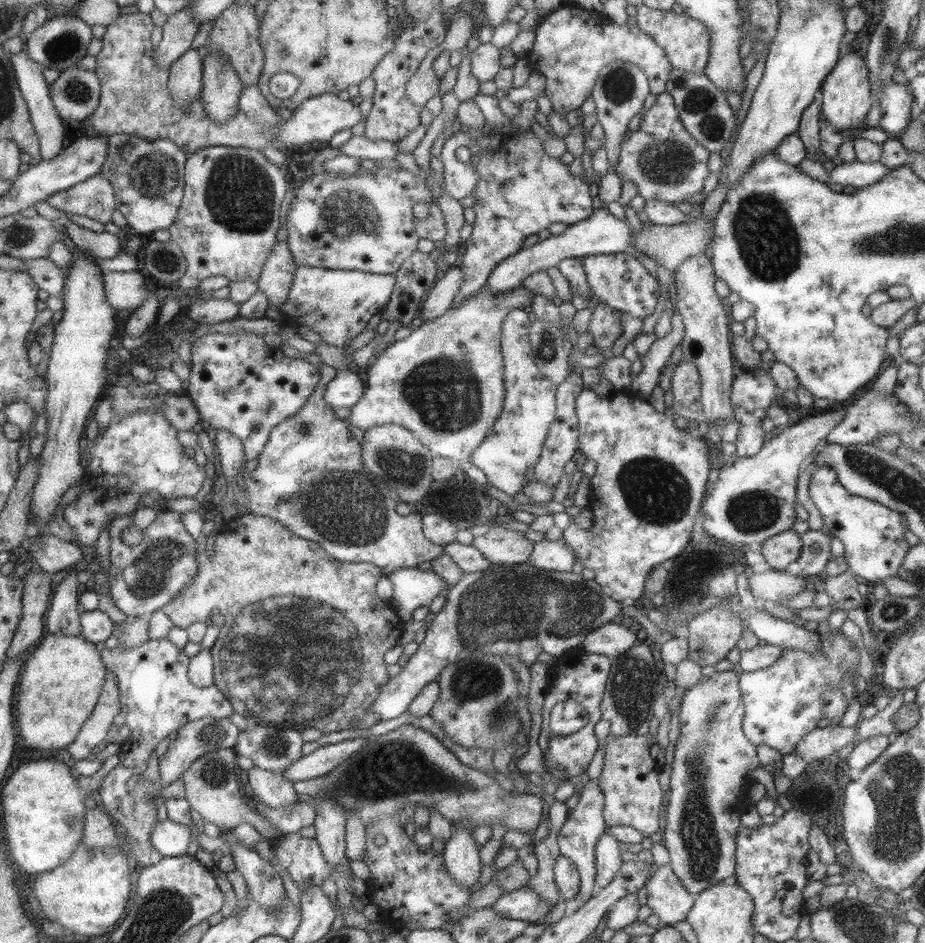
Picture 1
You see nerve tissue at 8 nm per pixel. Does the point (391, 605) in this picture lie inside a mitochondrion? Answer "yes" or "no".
no

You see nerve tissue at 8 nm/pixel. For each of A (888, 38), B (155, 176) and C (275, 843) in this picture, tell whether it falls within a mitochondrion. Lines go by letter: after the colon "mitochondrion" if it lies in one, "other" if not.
A: mitochondrion
B: mitochondrion
C: other

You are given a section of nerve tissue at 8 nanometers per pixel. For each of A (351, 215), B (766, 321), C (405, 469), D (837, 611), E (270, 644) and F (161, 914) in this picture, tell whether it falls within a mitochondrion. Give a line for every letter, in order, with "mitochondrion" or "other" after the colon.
A: mitochondrion
B: other
C: mitochondrion
D: other
E: mitochondrion
F: mitochondrion

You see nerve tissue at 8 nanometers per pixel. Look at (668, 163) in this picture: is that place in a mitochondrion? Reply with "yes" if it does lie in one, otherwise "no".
yes

